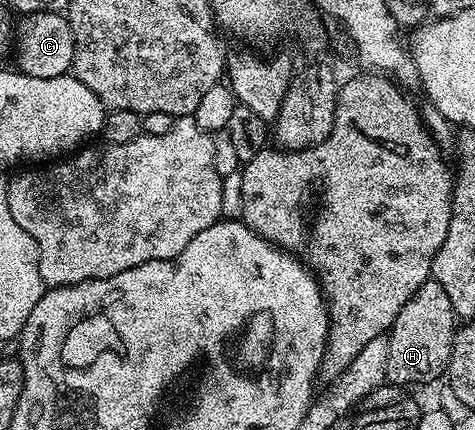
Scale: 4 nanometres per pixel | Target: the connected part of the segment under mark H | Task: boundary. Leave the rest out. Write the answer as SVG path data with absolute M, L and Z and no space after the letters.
M429 279L401 307L401 315L391 324L386 334L389 343L389 359L387 360L387 381L392 385L423 385L426 381L435 381L447 372L447 364L451 361L451 348L455 342L457 318L453 311L453 303L449 303L449 295L445 295L445 287L434 279Z

